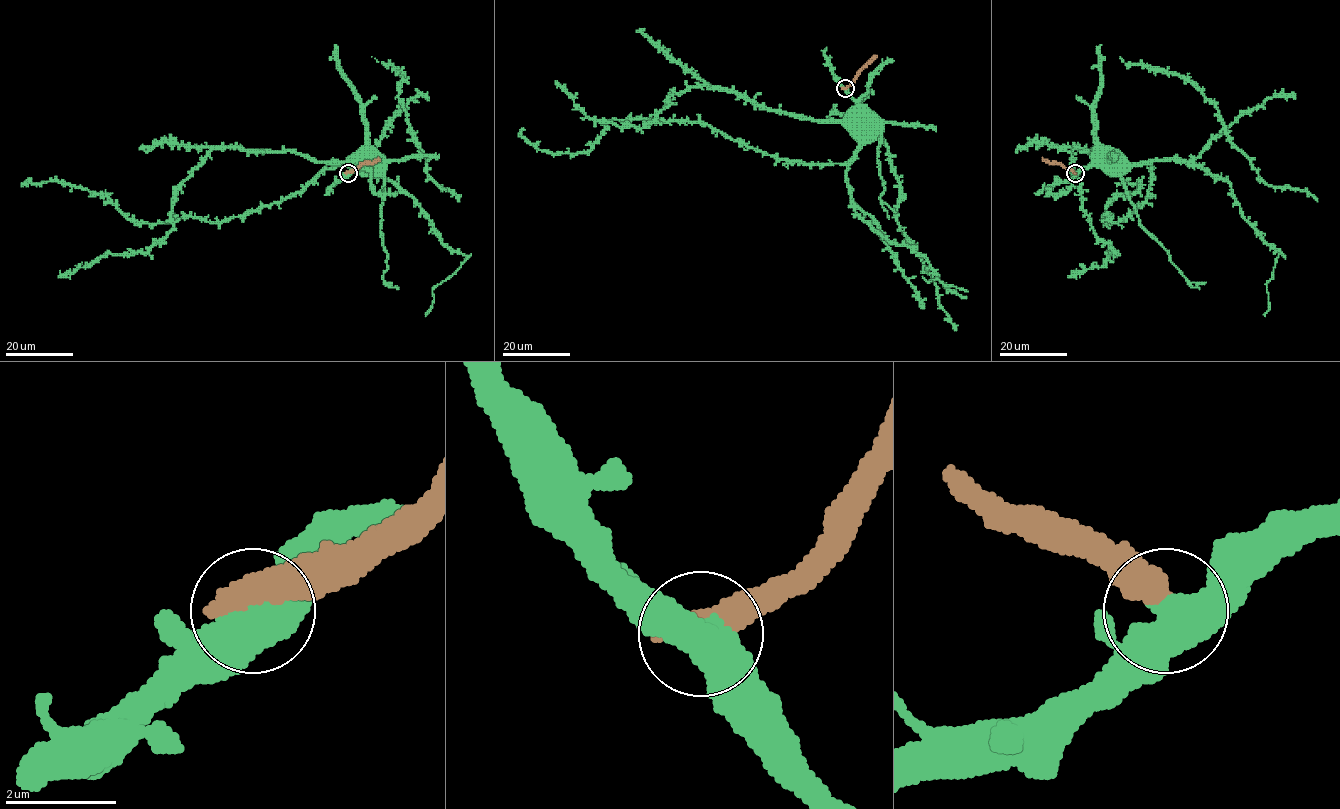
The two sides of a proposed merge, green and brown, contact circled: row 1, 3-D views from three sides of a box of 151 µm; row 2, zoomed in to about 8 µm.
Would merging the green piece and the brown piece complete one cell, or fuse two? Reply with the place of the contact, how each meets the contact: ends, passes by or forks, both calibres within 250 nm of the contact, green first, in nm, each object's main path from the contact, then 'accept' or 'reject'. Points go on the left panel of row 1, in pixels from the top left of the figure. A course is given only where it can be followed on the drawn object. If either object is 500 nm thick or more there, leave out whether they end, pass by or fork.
place (348, 173); calibres 600 and 600 nm; course green (348, 173), (359, 165), (353, 159); course brown (348, 173), (361, 165), (379, 159); reject

